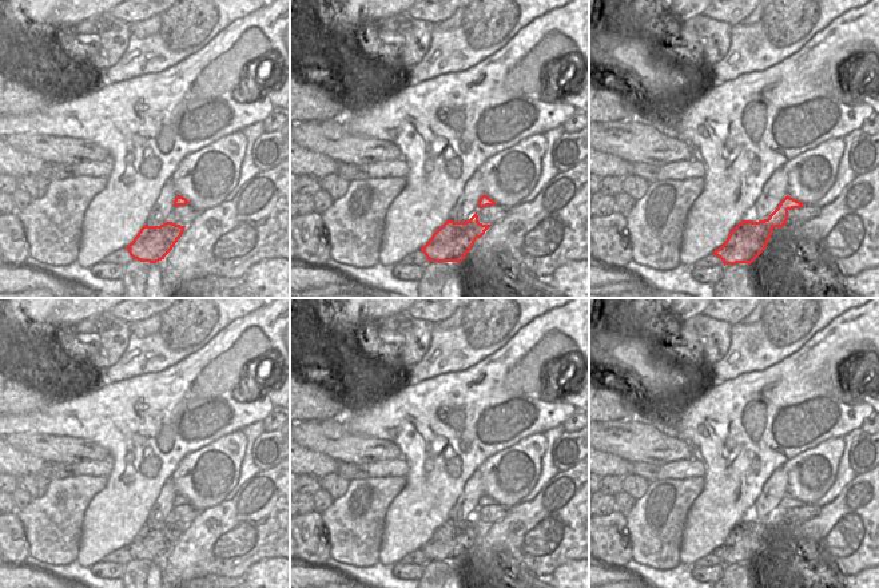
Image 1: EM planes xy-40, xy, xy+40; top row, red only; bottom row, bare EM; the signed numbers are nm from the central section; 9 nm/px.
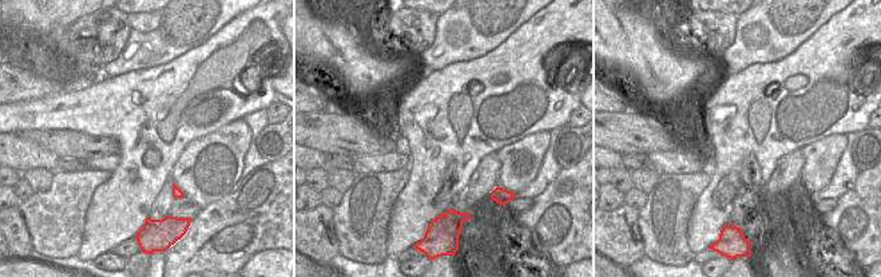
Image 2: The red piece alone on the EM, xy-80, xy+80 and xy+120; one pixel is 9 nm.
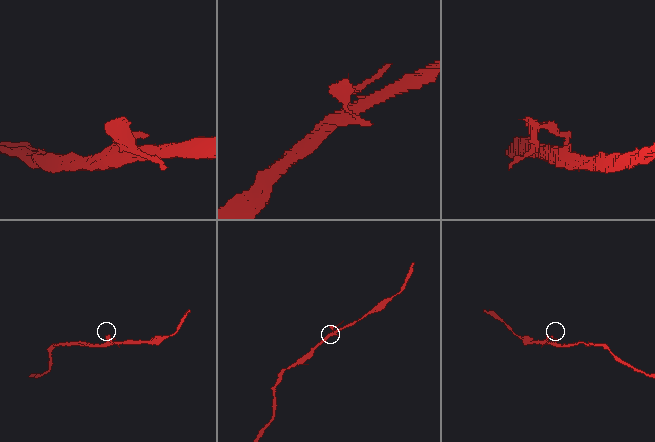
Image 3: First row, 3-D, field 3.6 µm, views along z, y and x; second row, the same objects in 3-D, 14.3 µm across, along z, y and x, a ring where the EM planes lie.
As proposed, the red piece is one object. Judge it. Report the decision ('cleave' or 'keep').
cleave

